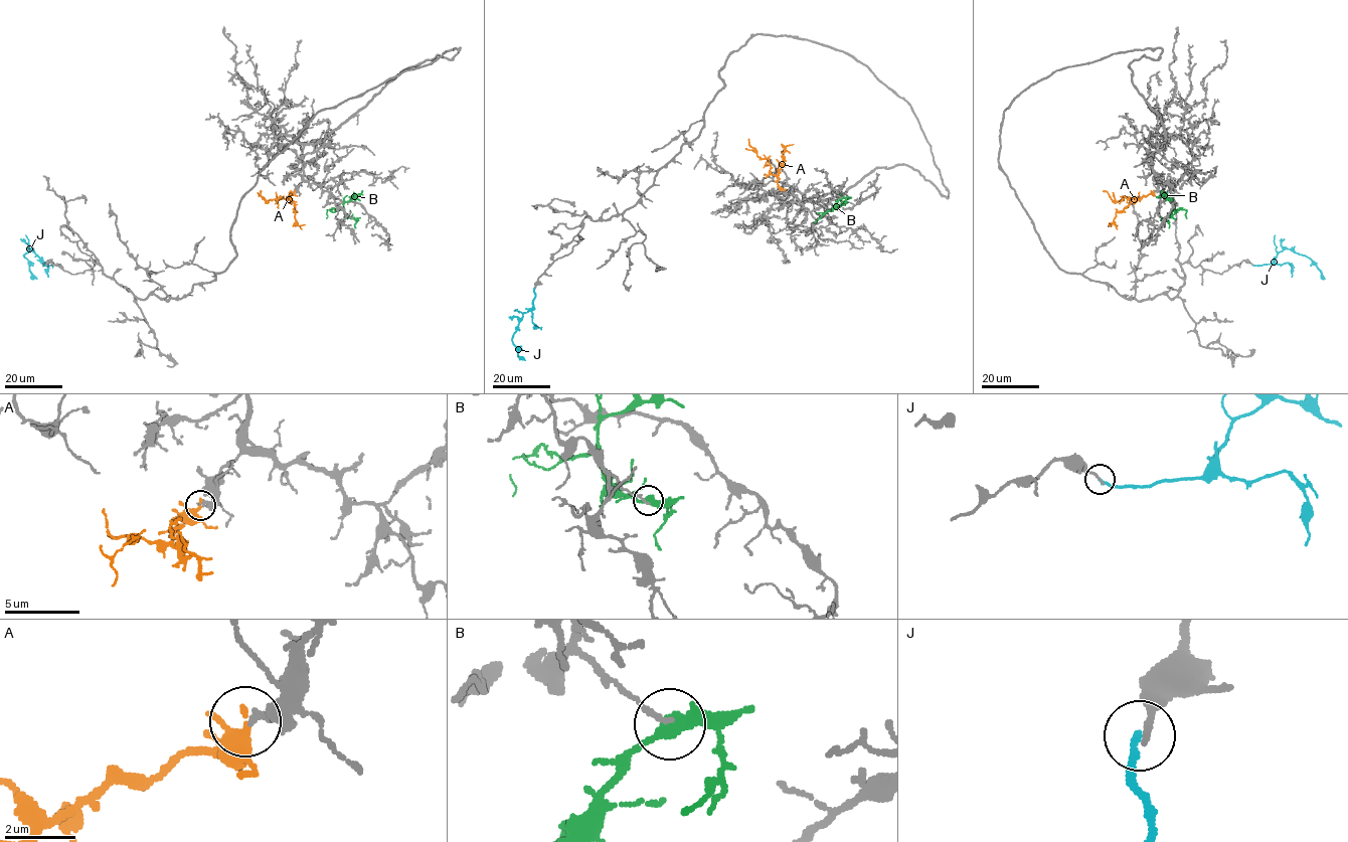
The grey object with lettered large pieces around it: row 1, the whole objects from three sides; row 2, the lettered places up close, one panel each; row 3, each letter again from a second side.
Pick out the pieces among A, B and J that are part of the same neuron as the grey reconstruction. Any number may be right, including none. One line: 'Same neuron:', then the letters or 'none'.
Same neuron: A

